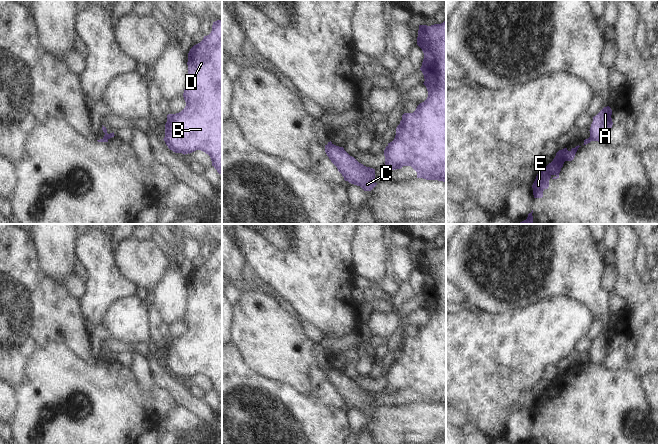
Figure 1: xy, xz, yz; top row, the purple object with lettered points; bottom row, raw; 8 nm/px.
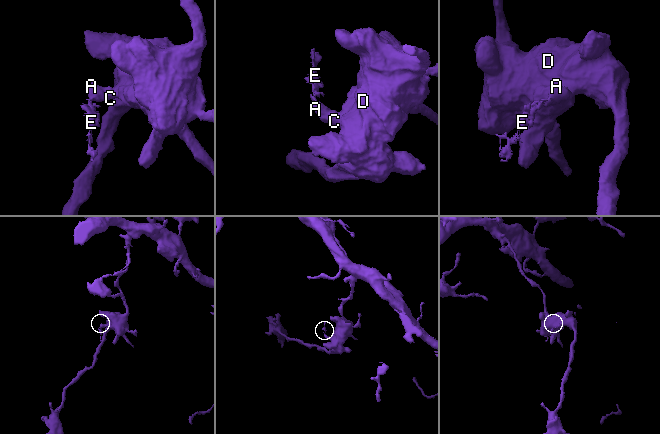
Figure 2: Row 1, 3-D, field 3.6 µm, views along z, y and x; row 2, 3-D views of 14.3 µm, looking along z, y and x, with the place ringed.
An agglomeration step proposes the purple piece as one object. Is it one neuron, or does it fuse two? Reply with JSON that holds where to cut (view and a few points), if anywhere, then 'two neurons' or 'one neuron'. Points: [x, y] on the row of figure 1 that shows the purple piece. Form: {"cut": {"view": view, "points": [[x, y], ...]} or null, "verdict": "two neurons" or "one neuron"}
{"cut": {"view": "xy", "points": [[103, 137], [107, 139]]}, "verdict": "two neurons"}

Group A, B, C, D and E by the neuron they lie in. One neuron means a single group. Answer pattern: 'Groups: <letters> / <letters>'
Groups: A B C D / E.

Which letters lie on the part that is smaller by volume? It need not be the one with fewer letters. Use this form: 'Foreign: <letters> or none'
Foreign: E

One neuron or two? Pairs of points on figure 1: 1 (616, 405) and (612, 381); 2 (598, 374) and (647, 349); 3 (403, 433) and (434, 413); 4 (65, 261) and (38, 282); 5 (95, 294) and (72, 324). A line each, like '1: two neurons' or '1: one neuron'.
1: one neuron
2: two neurons
3: one neuron
4: two neurons
5: two neurons

